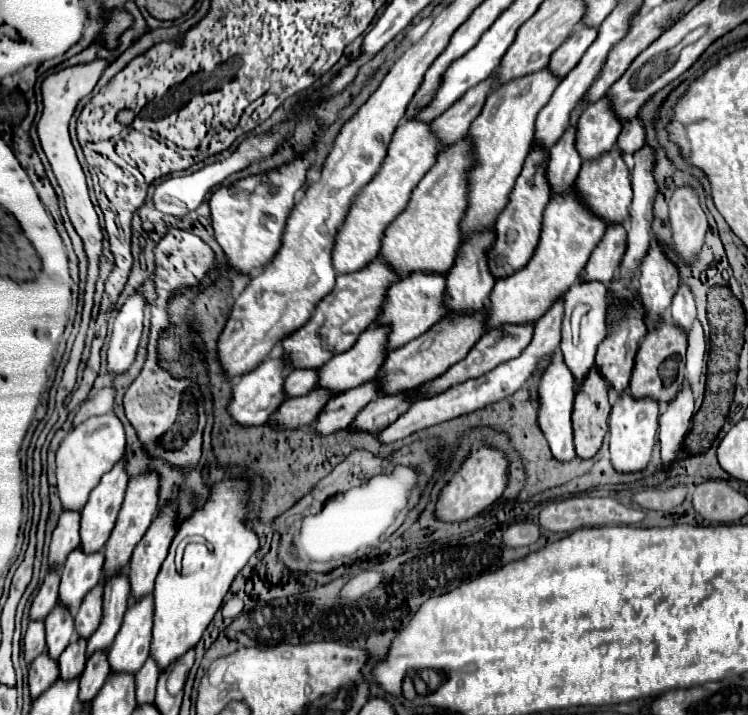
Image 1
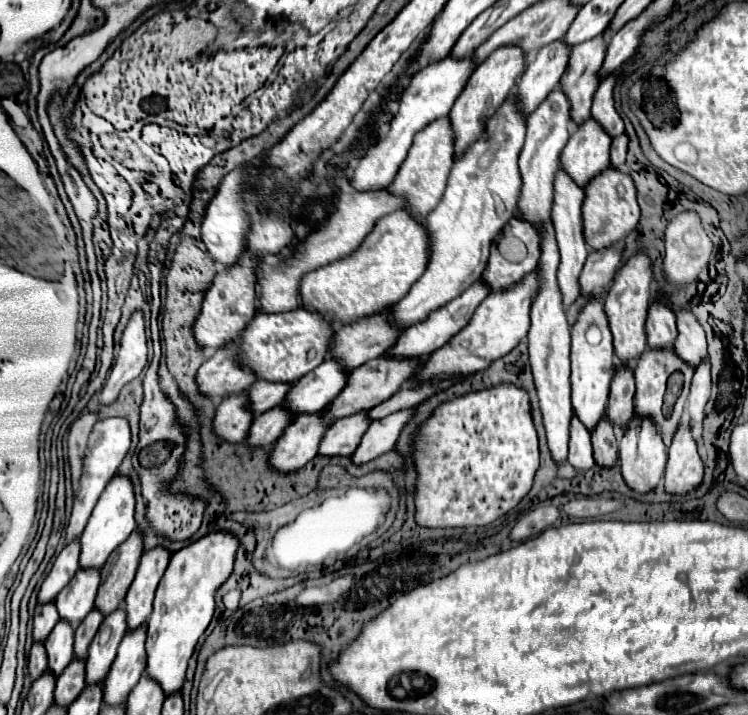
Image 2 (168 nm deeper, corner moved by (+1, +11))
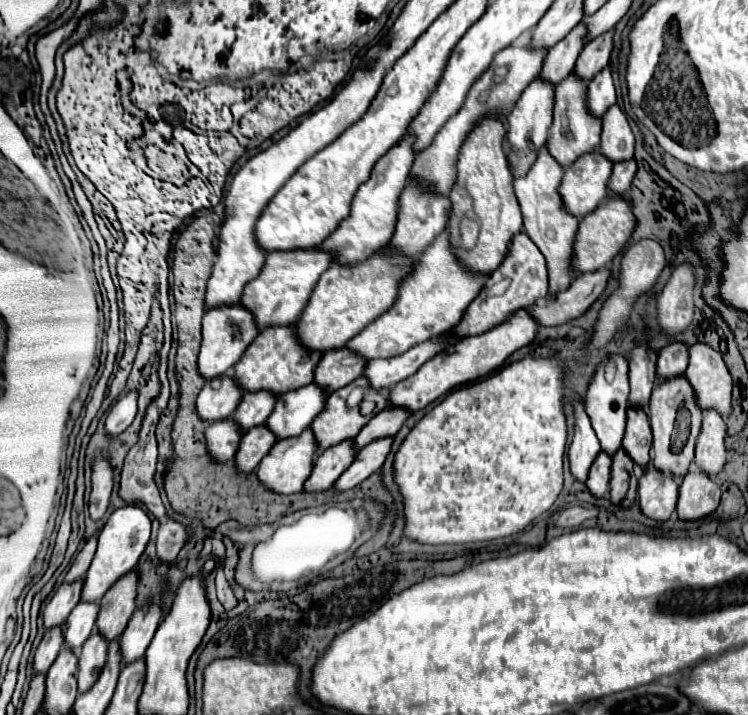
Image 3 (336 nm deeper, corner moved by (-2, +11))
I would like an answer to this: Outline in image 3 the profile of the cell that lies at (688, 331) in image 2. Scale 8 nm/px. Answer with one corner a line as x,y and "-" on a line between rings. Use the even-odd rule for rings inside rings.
696,341
688,345
688,367
686,379
694,385
698,405
702,409
716,409
722,417
730,415
730,391
732,391
732,377
726,369
726,363
718,351
710,345

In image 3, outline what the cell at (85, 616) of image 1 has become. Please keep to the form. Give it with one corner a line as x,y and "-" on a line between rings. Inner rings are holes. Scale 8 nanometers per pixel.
92,633
80,649
78,661
78,691
86,691
94,685
102,665
106,663
106,639
100,633

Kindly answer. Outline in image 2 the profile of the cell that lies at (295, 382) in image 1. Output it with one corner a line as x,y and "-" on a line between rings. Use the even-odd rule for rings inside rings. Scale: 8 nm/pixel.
255,381
249,389
249,411
263,413
279,403
283,403
291,385
285,383
271,383
271,381

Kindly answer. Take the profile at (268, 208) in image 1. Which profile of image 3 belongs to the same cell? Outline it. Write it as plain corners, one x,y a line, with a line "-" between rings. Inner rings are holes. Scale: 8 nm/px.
242,303
218,305
206,309
202,317
202,347
198,355
200,373
208,379
226,373
228,367
232,367
242,357
242,353
254,341
256,335
258,335
258,325
254,323
254,315

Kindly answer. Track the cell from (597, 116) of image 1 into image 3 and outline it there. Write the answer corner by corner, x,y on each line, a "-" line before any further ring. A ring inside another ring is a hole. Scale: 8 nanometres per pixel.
600,151
584,153
570,167
566,167
560,185
566,211
578,217
594,211
602,201
606,201
610,173
612,161

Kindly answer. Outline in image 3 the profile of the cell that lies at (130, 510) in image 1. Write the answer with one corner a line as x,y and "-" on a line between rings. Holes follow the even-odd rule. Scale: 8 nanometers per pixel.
132,569
130,573
124,573
102,597
96,629
108,641
120,637
122,631
126,629
136,609
136,587
138,587
138,571

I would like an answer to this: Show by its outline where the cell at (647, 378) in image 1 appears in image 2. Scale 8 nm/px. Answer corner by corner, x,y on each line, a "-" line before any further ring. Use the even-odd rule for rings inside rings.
647,349
647,351
641,355
641,359
637,361
637,367
635,367
635,381
637,381
635,409
637,409
637,415
655,421
655,425
661,427
661,435
663,435
665,443
671,443
671,437
675,435
675,429
679,427
679,419
681,419
683,403
685,403
685,393
687,393
687,389
689,389
689,385
691,385
691,377
693,377
691,367
687,367
687,363
683,365
683,361
681,361
671,349
-
675,371
681,371
681,373
685,375
685,391
683,391
683,397
681,397
681,407
675,409
675,415
663,419
663,395
665,395
667,379
669,379
669,375
675,373

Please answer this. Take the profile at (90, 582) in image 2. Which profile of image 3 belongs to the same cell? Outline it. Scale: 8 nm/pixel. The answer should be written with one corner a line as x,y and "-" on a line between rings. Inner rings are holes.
82,599
78,601
78,605
70,611
66,623
62,625
66,647
70,647
74,651
78,651
82,647
86,637
90,637
90,633
94,631
98,609
100,607
96,603
82,601

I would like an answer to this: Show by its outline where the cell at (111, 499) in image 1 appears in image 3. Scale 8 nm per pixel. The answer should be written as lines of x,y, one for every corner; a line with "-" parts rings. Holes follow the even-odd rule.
124,505
124,507
114,509
98,535
98,547
96,547
94,559
88,567
86,579
84,579
82,599
100,603
106,589
118,577
122,577
122,573
128,573
130,569
134,569
138,565
138,559
140,559
148,539
150,539
150,517
138,505

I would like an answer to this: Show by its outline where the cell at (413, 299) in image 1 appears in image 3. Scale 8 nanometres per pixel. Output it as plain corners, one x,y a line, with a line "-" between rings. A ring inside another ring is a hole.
348,347
328,349
322,353
318,369
314,371
314,381
330,393
360,377
364,373
366,363
368,363
366,357
354,353

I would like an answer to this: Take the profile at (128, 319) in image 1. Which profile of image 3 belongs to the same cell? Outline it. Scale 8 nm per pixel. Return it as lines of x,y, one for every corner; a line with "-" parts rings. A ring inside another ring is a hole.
126,391
112,407
110,413
106,415
106,433
108,435
118,435
124,429
130,427
136,415
136,391

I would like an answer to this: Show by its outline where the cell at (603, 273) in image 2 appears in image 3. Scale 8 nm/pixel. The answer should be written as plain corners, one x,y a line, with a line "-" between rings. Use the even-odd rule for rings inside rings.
608,269
578,273
568,291
560,291
556,297
550,297
546,305
532,305
530,313
540,325
568,323
570,319
580,317
602,295
608,279

